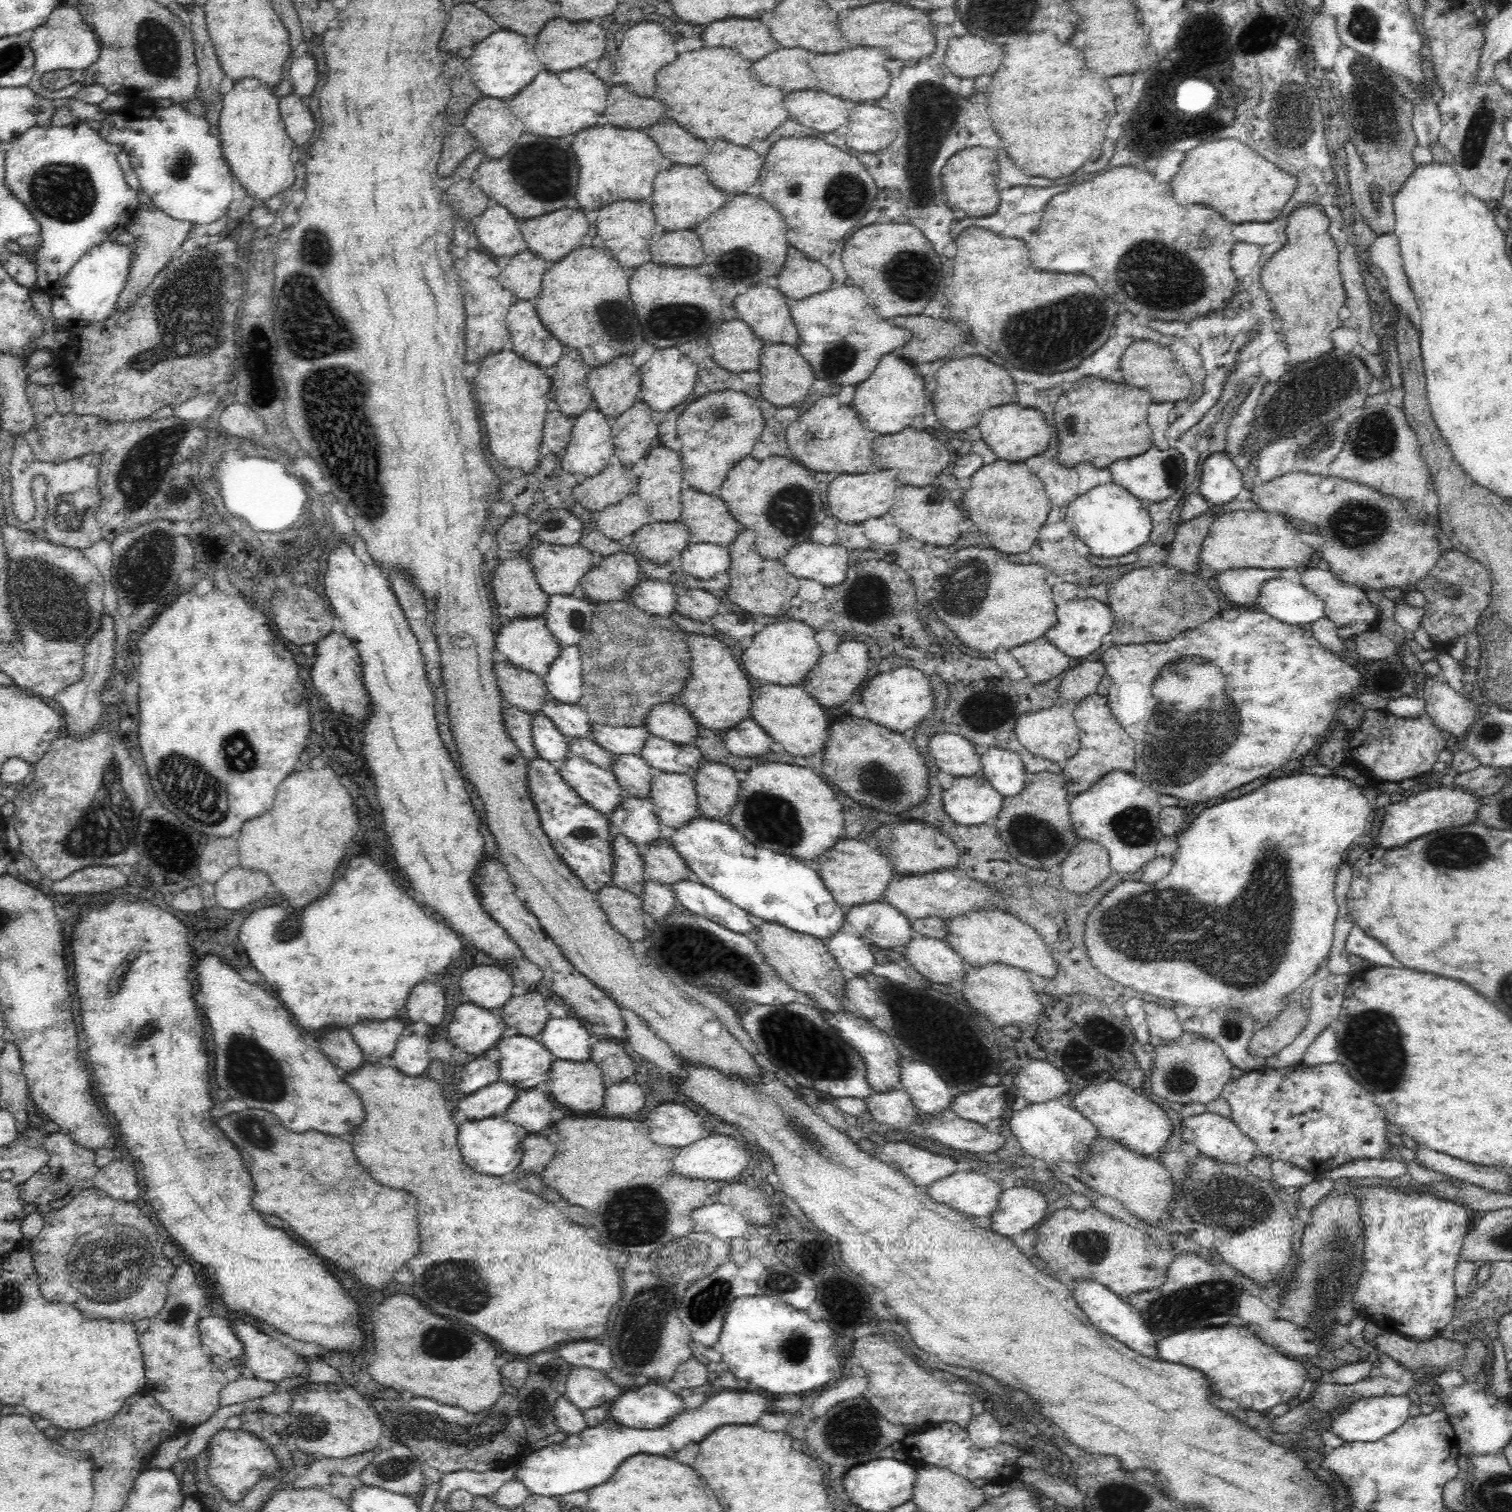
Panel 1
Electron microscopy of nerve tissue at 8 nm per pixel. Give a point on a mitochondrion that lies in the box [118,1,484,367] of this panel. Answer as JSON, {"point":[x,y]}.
{"point":[154,42]}

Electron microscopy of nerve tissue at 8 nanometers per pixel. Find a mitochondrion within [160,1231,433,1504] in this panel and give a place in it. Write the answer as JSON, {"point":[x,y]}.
{"point":[399,1467]}

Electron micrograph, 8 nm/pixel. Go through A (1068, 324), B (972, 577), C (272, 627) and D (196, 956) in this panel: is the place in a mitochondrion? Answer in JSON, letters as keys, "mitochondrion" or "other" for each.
{"A":"mitochondrion","B":"mitochondrion","C":"other","D":"other"}

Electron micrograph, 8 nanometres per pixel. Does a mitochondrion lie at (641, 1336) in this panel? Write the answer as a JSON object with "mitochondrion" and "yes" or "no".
{"mitochondrion":"yes"}

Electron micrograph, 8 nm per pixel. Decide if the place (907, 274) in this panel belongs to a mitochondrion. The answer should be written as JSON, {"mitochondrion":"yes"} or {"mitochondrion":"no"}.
{"mitochondrion":"yes"}

